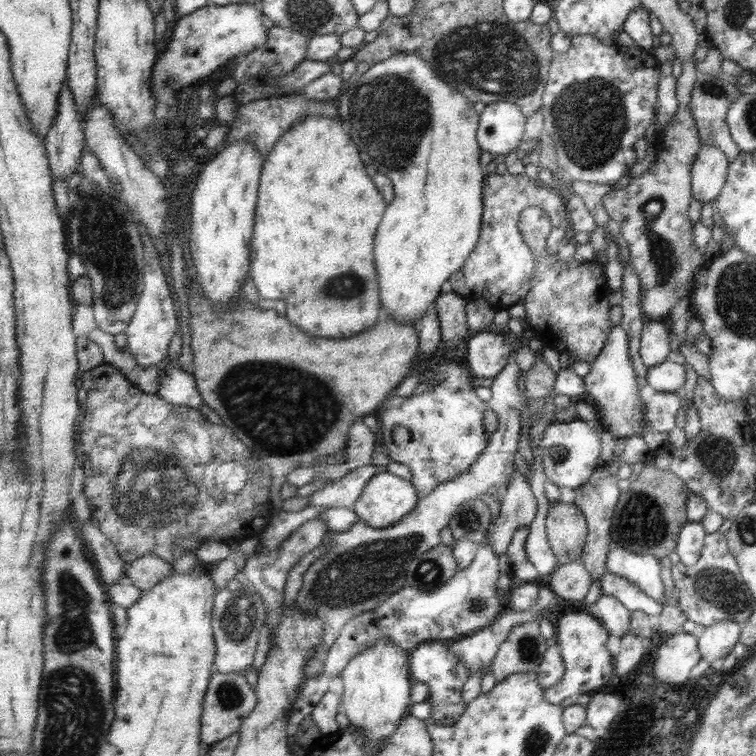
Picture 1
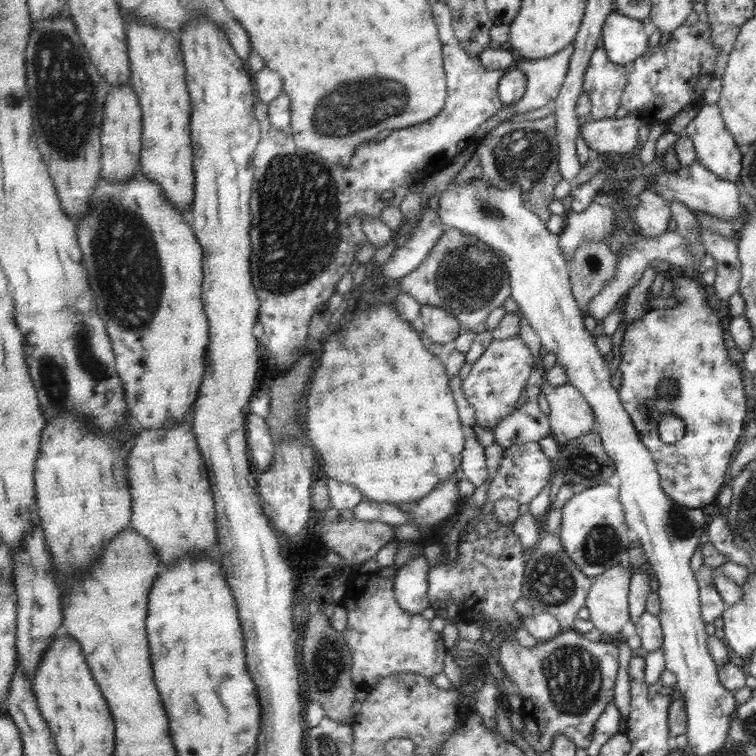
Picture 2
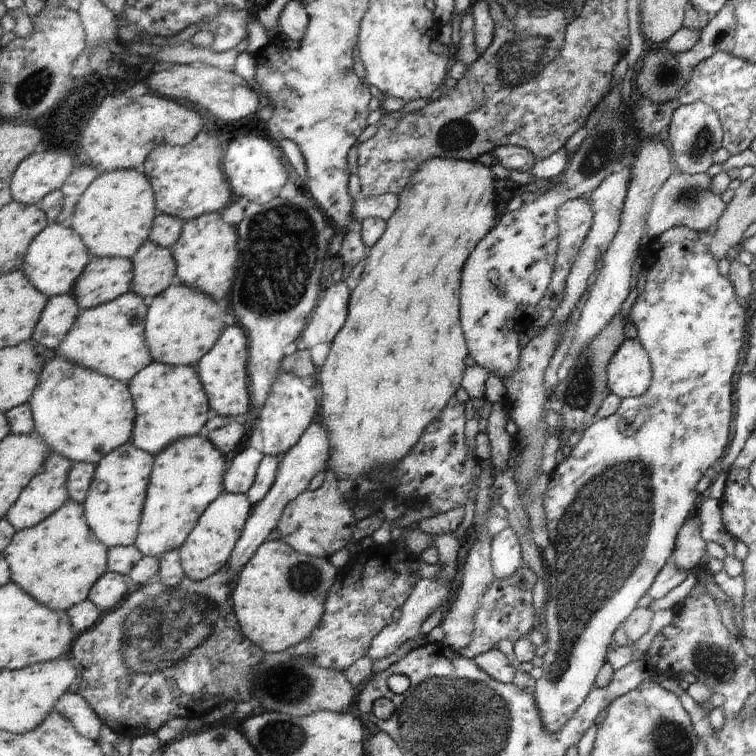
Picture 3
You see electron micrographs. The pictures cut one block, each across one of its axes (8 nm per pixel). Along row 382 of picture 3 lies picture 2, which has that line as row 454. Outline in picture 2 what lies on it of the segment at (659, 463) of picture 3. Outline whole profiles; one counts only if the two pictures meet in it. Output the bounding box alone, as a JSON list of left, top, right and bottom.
[616,276,745,509]

